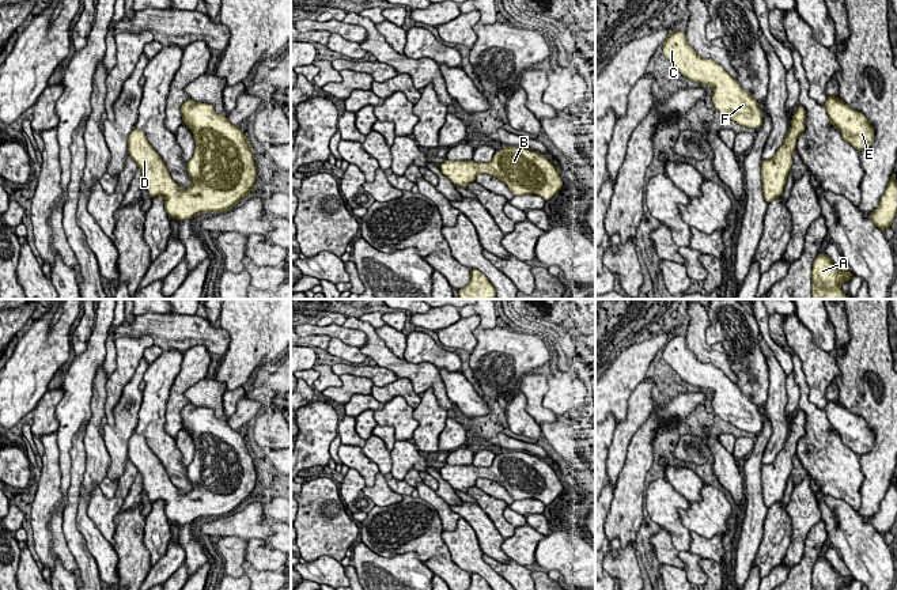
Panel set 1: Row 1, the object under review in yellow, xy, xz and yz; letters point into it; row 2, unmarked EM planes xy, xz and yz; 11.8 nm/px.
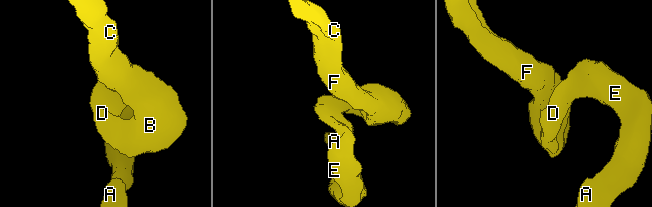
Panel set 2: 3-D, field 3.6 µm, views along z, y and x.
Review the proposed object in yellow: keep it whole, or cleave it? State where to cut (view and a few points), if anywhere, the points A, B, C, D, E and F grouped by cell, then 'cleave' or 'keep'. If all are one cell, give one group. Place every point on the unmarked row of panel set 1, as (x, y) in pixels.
no cut; A B C D E F; keep

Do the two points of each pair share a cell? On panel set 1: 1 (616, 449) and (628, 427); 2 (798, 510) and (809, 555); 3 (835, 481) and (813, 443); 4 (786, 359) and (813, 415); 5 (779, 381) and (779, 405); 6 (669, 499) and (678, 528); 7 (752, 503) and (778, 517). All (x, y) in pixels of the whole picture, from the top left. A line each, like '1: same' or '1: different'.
1: same
2: different
3: same
4: different
5: same
6: same
7: different

